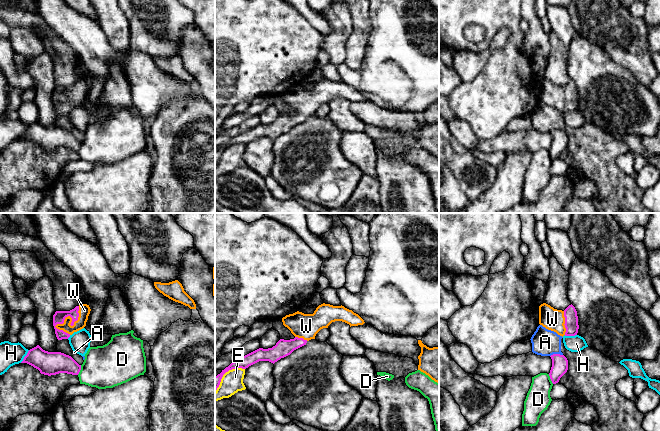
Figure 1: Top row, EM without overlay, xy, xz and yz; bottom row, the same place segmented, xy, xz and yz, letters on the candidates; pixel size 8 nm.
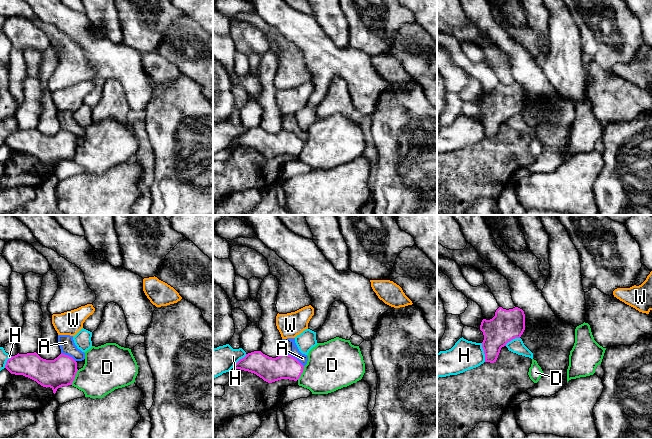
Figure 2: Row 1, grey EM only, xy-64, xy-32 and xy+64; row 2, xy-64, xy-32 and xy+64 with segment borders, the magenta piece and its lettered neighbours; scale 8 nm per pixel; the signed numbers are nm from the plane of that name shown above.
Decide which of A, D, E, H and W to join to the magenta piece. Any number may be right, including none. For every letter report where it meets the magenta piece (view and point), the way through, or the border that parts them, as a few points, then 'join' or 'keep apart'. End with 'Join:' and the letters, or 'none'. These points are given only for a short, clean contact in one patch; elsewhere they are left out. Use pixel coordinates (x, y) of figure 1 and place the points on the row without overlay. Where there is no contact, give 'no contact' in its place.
A: meets magenta in yz at (556, 130); keep apart
D: meets magenta in xy at (80, 145); border along xy (81, 141), (81, 145), (77, 150); keep apart
E: meets magenta in xz at (225, 148); keep apart
H: meets magenta in xy at (25, 132); keep apart
W: meets magenta in xy at (72, 95); runs through xy (58, 94), (72, 95), (84, 86); join
Join: W

